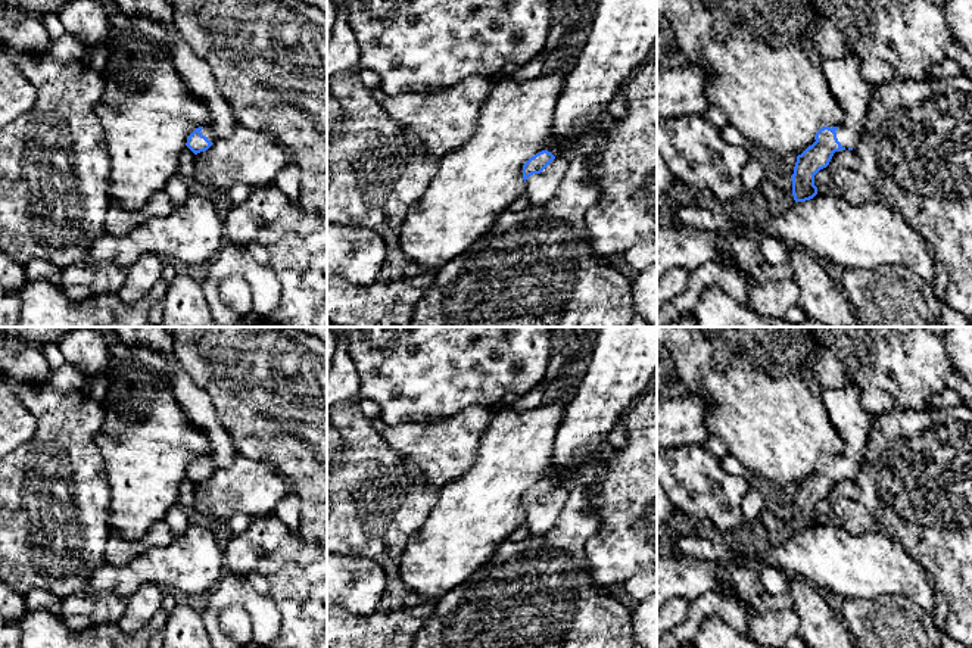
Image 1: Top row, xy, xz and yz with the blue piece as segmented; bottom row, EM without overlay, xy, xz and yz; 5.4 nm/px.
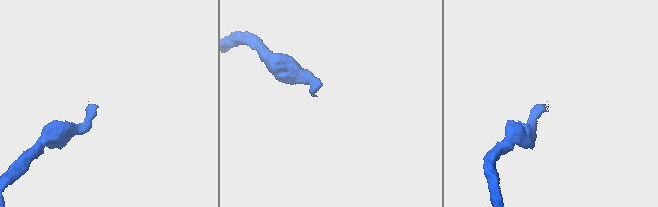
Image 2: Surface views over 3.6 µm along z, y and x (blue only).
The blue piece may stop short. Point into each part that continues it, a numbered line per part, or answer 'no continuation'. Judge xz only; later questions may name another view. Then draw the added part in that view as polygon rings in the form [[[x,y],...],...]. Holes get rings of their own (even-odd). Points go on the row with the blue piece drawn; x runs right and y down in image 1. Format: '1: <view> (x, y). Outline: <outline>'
1: xz (539, 187). Outline: [[[561,155],[557,156],[540,174],[533,174],[526,180],[526,196],[530,205],[543,205],[558,189],[568,162]]]

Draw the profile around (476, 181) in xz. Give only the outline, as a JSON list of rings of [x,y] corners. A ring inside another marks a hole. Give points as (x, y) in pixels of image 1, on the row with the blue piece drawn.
[[[564,71],[542,74],[538,78],[517,82],[510,78],[493,82],[489,97],[480,109],[473,134],[458,147],[437,159],[437,171],[426,193],[415,200],[399,230],[399,249],[405,258],[427,274],[439,271],[455,256],[464,253],[479,239],[487,236],[499,214],[508,211],[510,205],[526,193],[523,165],[542,150],[561,156],[576,140],[576,135],[558,138],[554,134],[555,103],[566,80]]]

